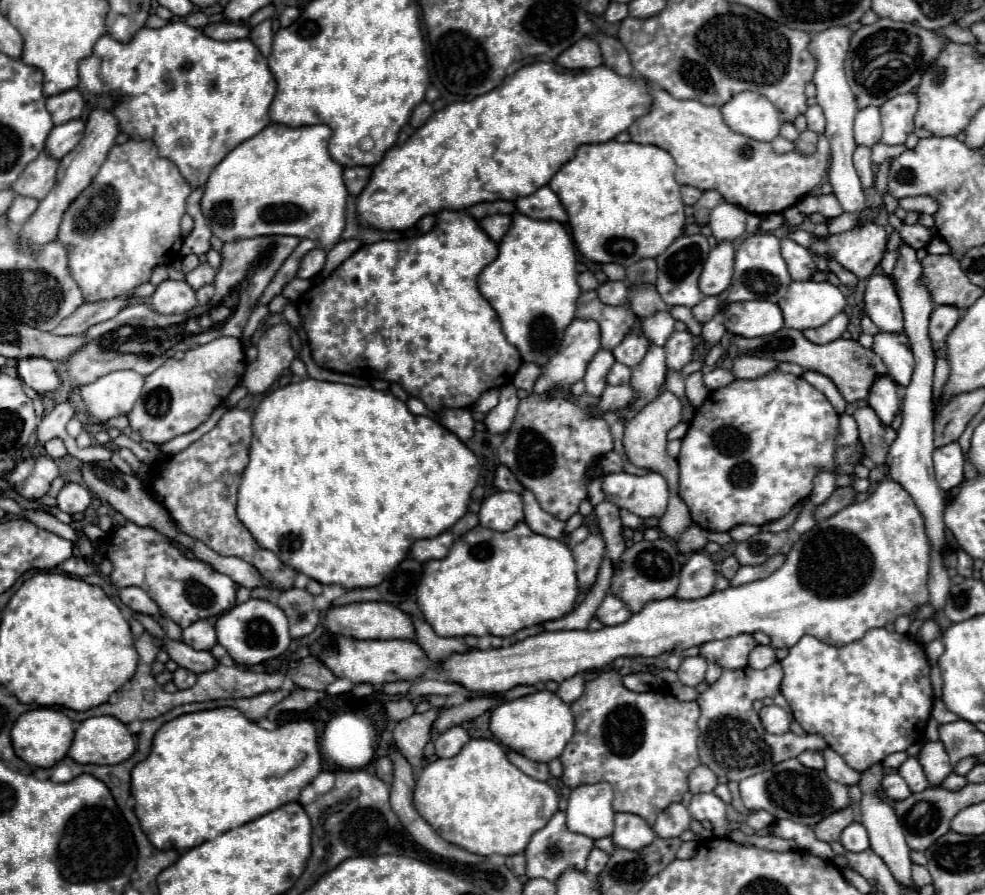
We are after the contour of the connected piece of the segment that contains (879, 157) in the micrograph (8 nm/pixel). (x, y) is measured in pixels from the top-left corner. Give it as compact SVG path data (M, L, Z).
M875 144L875 148L871 148L873 152L871 152L871 160L875 162L875 164L881 164L881 162L885 162L885 160L891 160L891 158L895 158L895 156L899 156L899 154L903 154L907 148L901 144L901 146L887 146L887 144Z

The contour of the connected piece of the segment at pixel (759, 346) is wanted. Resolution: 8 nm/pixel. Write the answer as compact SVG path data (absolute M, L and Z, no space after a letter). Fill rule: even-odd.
M781 328L777 334L771 336L761 336L761 338L743 338L743 336L731 336L731 344L737 346L737 356L747 354L747 356L757 356L757 358L767 358L767 360L777 360L777 362L793 362L799 364L803 370L813 370L819 372L837 386L841 396L847 402L857 402L857 400L867 400L869 388L873 380L881 374L887 374L885 364L867 348L863 348L855 340L833 340L829 344L811 344L799 330L791 328Z

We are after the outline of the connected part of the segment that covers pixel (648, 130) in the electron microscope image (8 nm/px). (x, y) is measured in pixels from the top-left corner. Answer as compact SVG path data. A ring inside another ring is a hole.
M651 88L651 108L629 126L631 140L665 148L675 164L675 180L699 190L717 190L725 202L741 206L751 214L781 212L801 196L811 194L829 168L829 140L819 136L817 152L803 156L799 152L775 154L771 144L751 140L727 128L717 106L705 106L697 100L677 100L669 92Z

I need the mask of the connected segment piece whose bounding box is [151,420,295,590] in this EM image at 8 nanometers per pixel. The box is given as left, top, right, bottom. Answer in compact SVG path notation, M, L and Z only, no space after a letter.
M219 420L201 440L167 458L165 464L157 468L151 490L171 512L183 534L201 540L221 556L235 556L253 564L275 588L289 590L293 588L295 570L285 566L271 550L259 546L245 524L237 518L237 488L249 462L249 444L251 420Z

